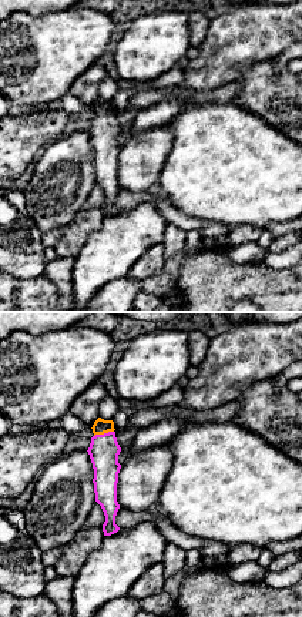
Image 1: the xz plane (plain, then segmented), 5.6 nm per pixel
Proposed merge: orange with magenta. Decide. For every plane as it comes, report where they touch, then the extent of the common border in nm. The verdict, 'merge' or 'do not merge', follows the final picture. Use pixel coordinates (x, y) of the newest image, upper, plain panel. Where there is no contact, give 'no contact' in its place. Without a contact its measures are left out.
meets orange at (103, 114); contact 120 nm long

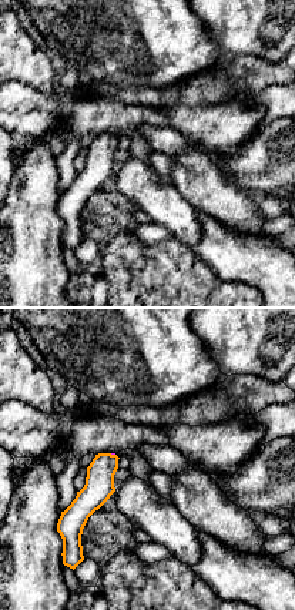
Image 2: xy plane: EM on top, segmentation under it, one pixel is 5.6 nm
meets orange at (113, 136); contact 30 nm long

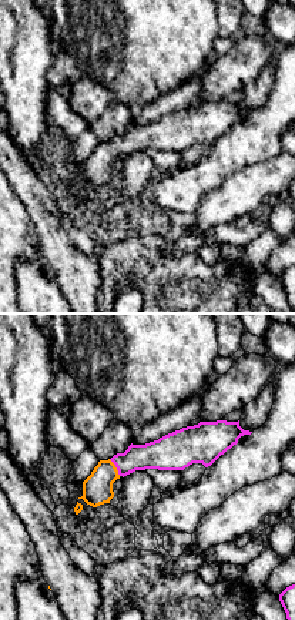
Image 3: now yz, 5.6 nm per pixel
meets orange at (116, 148); contact 120 nm long

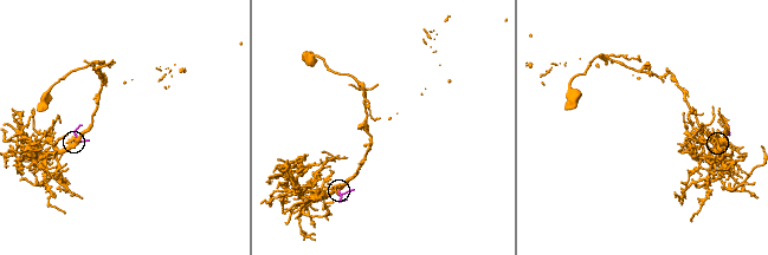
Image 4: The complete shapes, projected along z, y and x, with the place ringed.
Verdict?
merge

